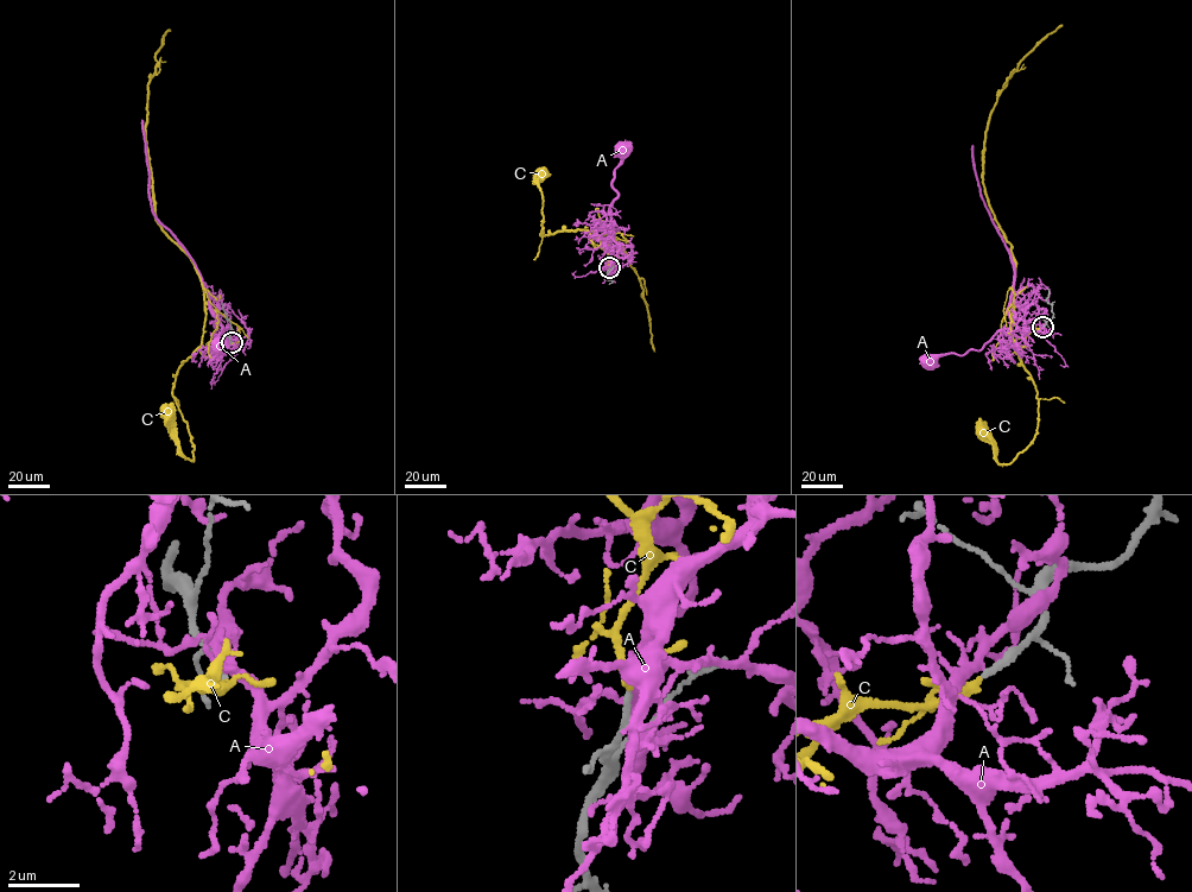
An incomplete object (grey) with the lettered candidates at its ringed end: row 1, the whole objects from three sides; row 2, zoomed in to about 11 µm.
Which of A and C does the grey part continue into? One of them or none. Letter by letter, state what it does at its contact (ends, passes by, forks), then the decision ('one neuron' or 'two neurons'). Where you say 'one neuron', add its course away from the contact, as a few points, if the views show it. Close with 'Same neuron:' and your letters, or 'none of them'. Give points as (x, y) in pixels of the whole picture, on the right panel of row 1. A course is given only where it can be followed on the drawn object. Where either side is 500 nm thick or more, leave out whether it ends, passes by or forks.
A: it forks; two neurons
C: it passes by; one neuron; course (1042, 327), (1026, 336), (1025, 346), (1015, 345), (1037, 391), (1032, 442), (1010, 462), (999, 463), (981, 431)
Same neuron: C

